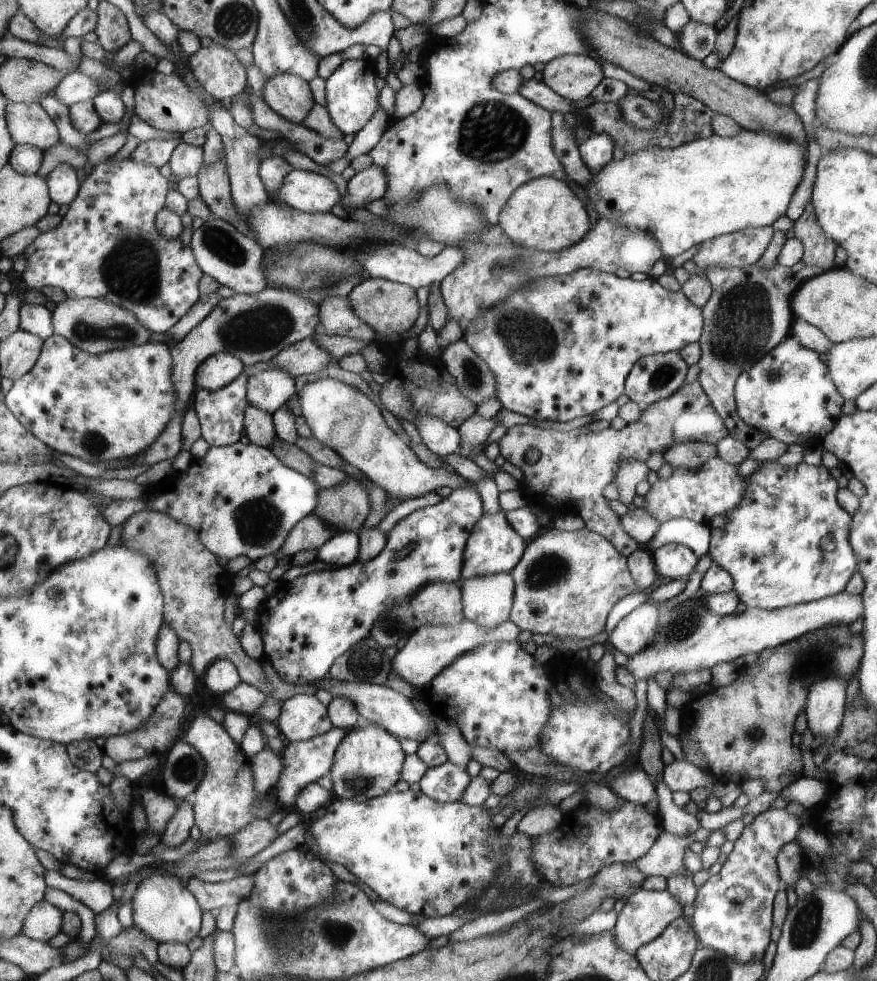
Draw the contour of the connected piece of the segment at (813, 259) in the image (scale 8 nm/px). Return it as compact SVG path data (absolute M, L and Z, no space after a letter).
M809 202L801 215L793 223L794 238L802 244L804 266L816 266L818 272L833 268L833 250L835 243L832 238L819 234L819 225L814 219L814 212Z

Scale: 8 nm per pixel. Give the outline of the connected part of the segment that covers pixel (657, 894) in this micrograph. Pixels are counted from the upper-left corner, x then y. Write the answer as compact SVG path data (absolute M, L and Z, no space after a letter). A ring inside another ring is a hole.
M639 887L628 895L621 911L616 915L616 921L612 928L616 945L624 953L634 955L642 944L659 936L659 933L663 932L665 927L681 914L683 913L680 906L666 890L646 891Z

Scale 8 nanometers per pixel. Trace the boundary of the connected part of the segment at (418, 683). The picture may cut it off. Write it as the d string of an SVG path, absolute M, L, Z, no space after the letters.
M463 619L455 626L445 625L420 625L419 628L408 637L408 641L393 658L392 670L401 678L407 680L415 687L427 689L429 683L437 676L444 666L447 666L455 657L459 657L464 650L473 649L474 646L488 642L515 641L520 630L518 626L509 620L500 622L493 629L477 626L475 623Z

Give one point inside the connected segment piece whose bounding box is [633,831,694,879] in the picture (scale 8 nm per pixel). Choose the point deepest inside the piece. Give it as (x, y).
(665, 858)

